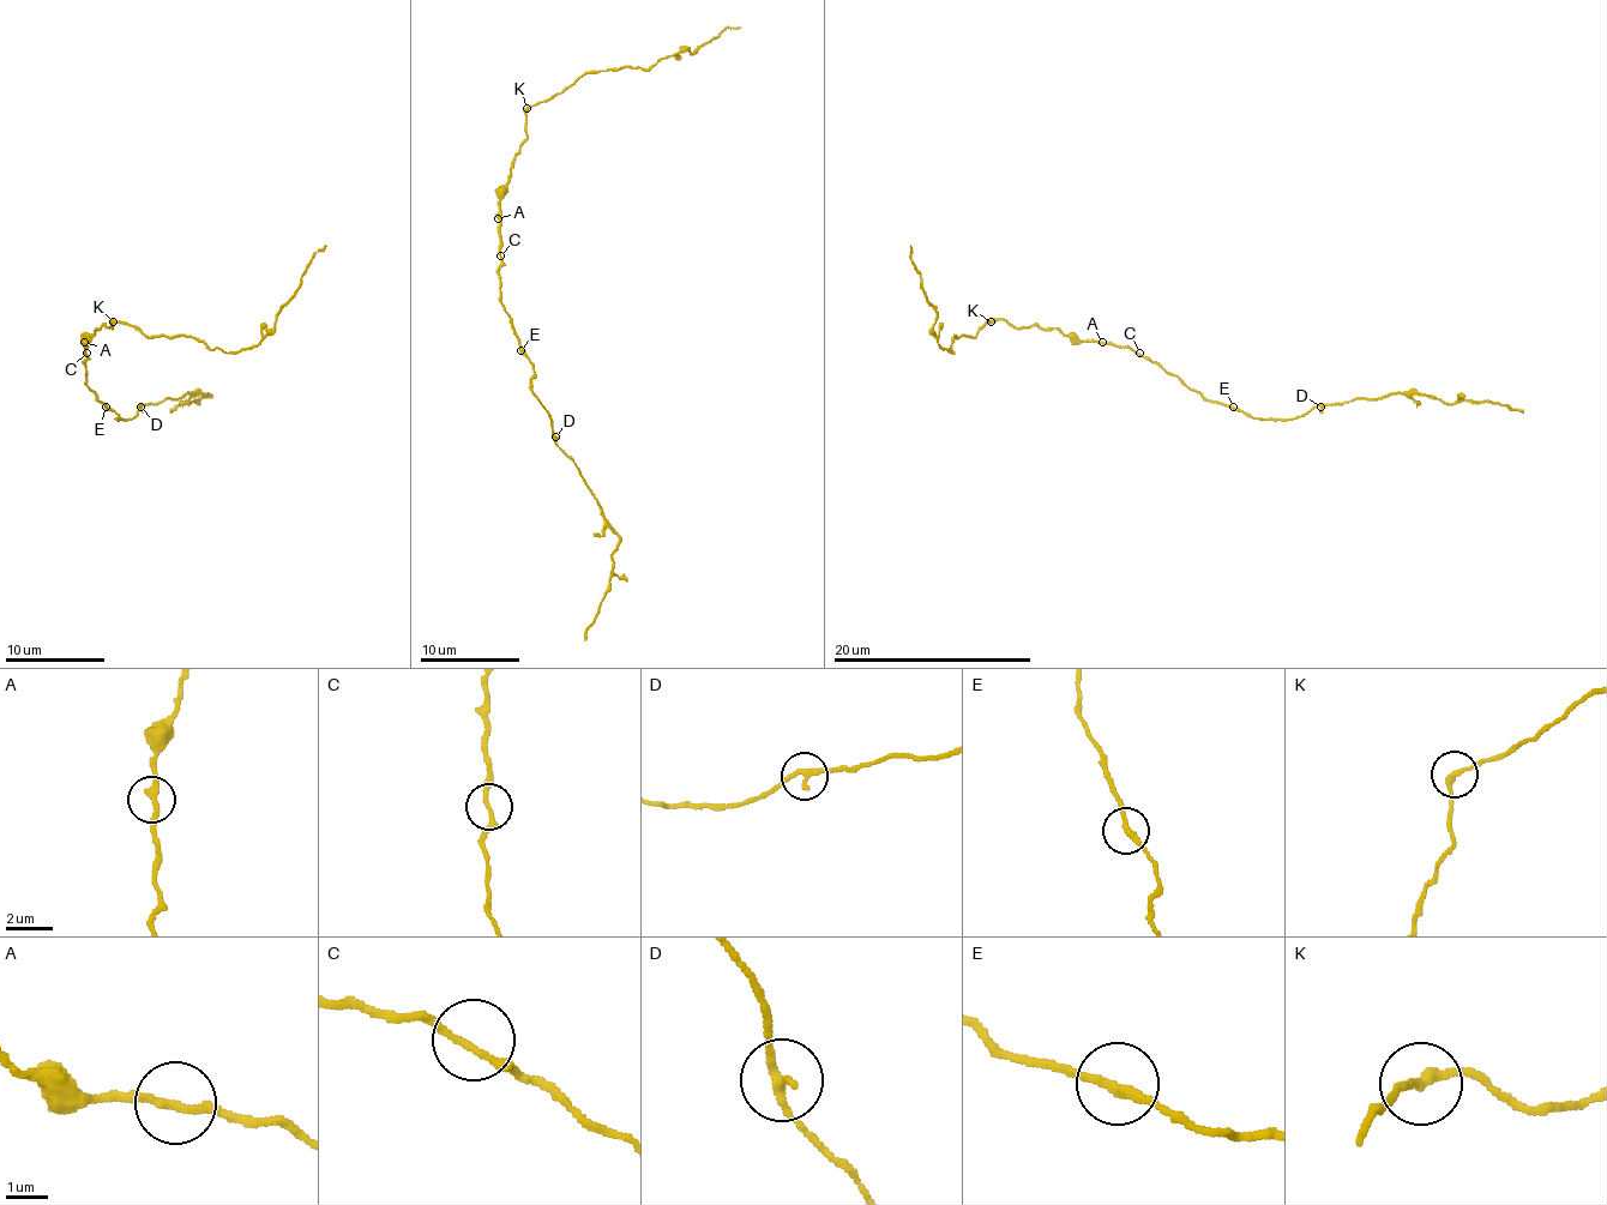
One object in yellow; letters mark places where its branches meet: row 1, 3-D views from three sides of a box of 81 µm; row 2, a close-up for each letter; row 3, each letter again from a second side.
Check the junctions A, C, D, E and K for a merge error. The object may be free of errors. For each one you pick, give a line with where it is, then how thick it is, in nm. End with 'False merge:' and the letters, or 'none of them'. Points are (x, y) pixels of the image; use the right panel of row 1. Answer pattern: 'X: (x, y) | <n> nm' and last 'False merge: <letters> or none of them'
False merge: none of them

